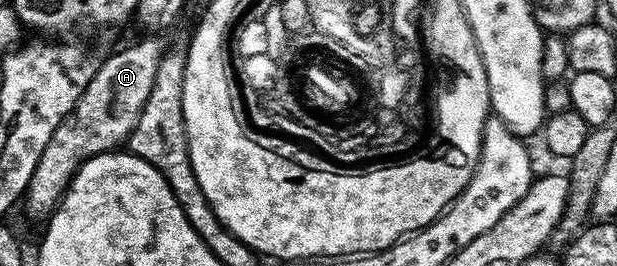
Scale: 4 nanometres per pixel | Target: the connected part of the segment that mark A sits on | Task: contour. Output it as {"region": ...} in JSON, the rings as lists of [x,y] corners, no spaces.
{"region":[[[156,36],[146,37],[149,37],[146,41],[129,45],[111,54],[106,61],[102,60],[79,103],[67,115],[67,119],[55,127],[55,135],[51,135],[51,143],[47,143],[39,159],[39,167],[35,167],[35,175],[31,175],[31,183],[25,189],[23,206],[31,216],[48,218],[61,202],[61,196],[67,191],[81,164],[100,153],[120,150],[128,142],[135,123],[139,123],[147,95],[151,95],[155,71],[159,71],[163,56],[163,48],[153,38]]]}

